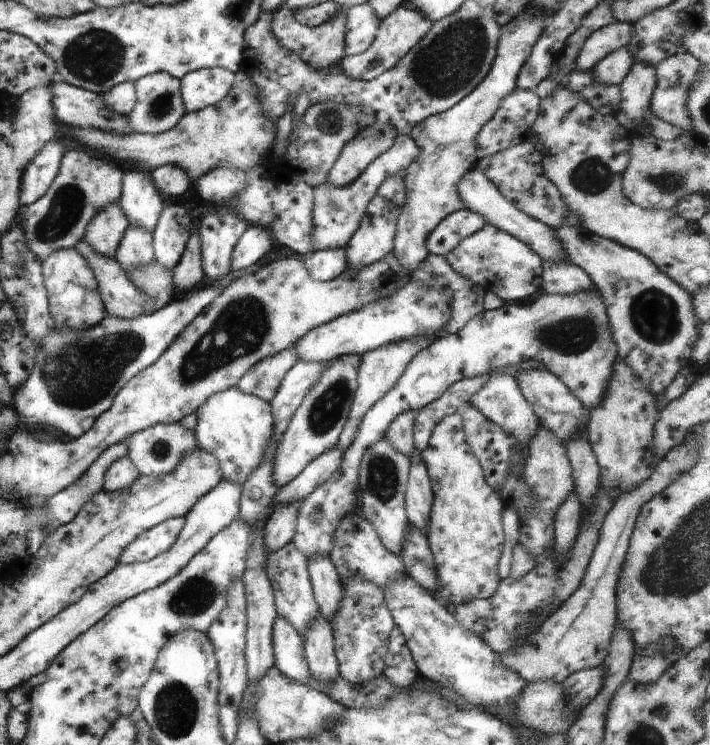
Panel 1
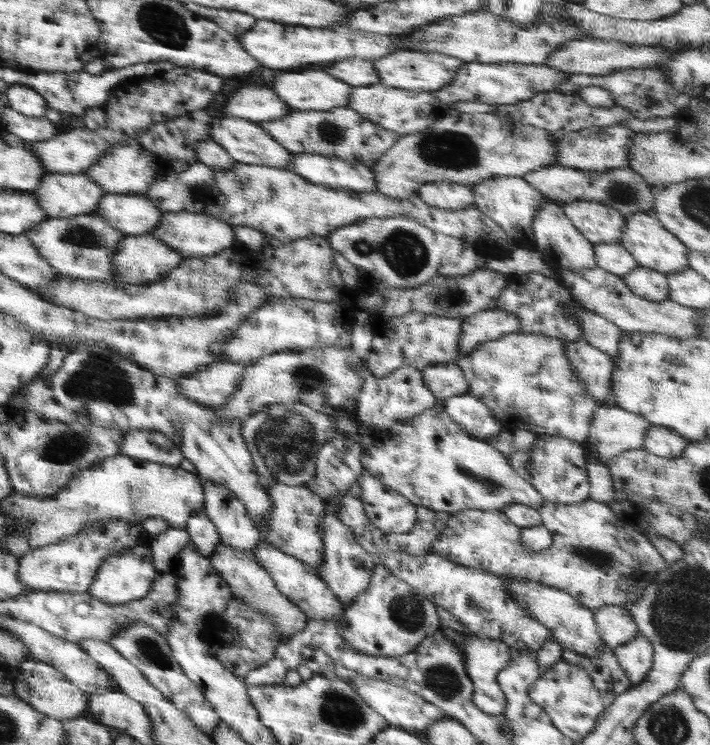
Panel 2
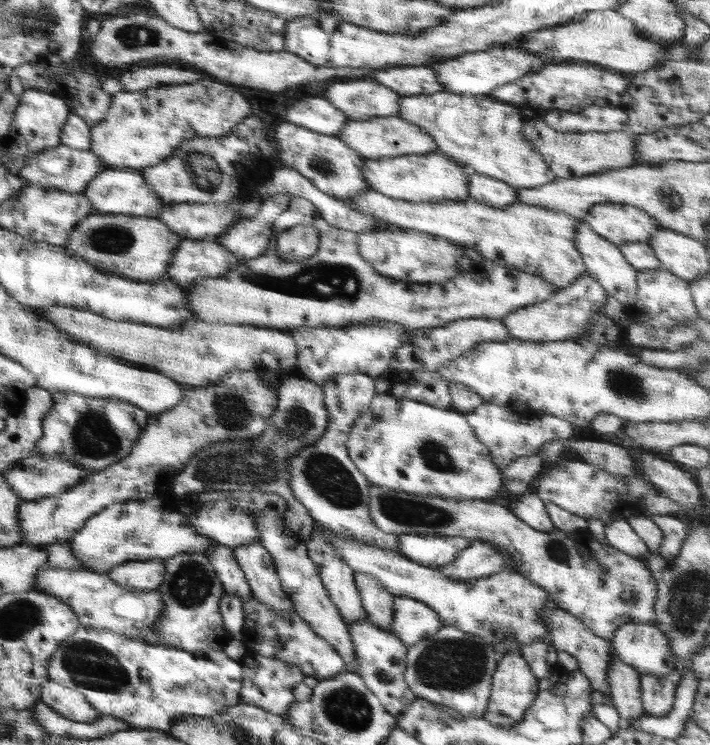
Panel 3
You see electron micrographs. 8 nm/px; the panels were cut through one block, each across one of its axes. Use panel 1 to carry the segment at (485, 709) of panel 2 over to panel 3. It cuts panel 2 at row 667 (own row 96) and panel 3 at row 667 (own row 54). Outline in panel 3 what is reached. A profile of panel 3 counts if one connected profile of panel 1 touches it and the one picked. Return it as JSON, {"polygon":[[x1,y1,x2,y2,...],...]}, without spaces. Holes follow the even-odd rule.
{"polygon":[[506,653,502,660,498,662,494,675,492,676,491,696,488,700,484,720,492,726,504,728,514,728,518,722,522,722,526,710,530,708,532,701,536,700,540,689,540,680,532,675,532,670,528,663,524,661,519,653]]}

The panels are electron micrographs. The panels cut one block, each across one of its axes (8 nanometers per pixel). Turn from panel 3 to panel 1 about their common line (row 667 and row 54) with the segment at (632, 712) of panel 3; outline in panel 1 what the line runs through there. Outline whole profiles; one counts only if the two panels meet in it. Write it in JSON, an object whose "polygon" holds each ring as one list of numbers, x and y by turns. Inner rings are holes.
{"polygon":[[626,47,608,54,593,70,593,78,600,85,620,86,635,60]]}

